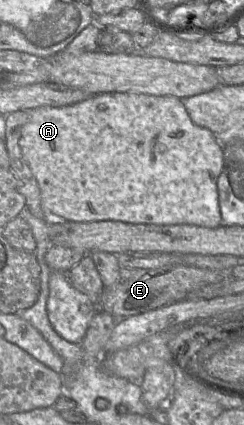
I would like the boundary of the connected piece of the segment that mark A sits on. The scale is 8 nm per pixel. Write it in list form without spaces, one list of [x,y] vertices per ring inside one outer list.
[[[130,92],[100,93],[68,106],[37,107],[31,110],[30,118],[22,128],[19,146],[37,180],[43,209],[51,218],[73,222],[119,221],[148,225],[188,224],[206,228],[217,228],[222,225],[217,179],[223,168],[223,146],[209,129],[198,126],[191,120],[181,99],[176,96]]]

